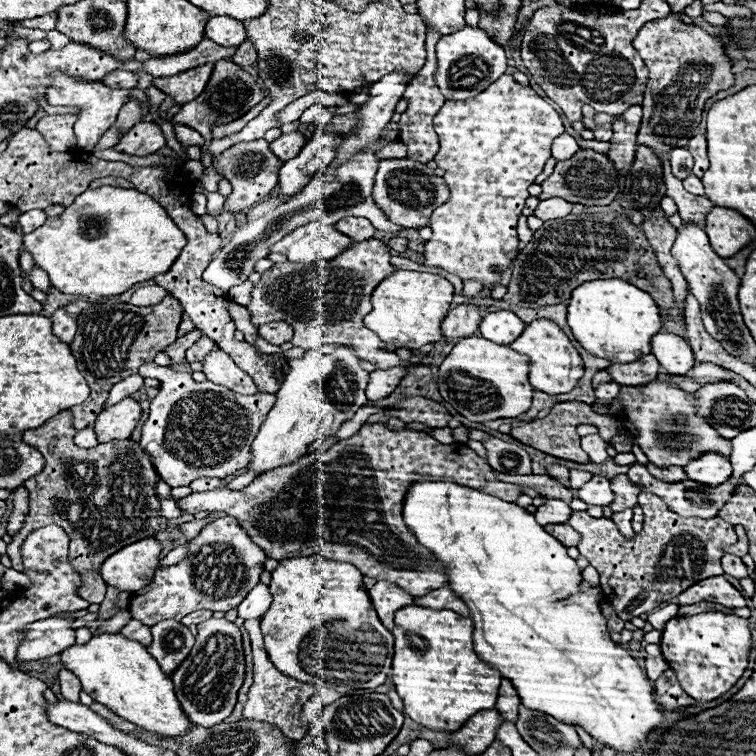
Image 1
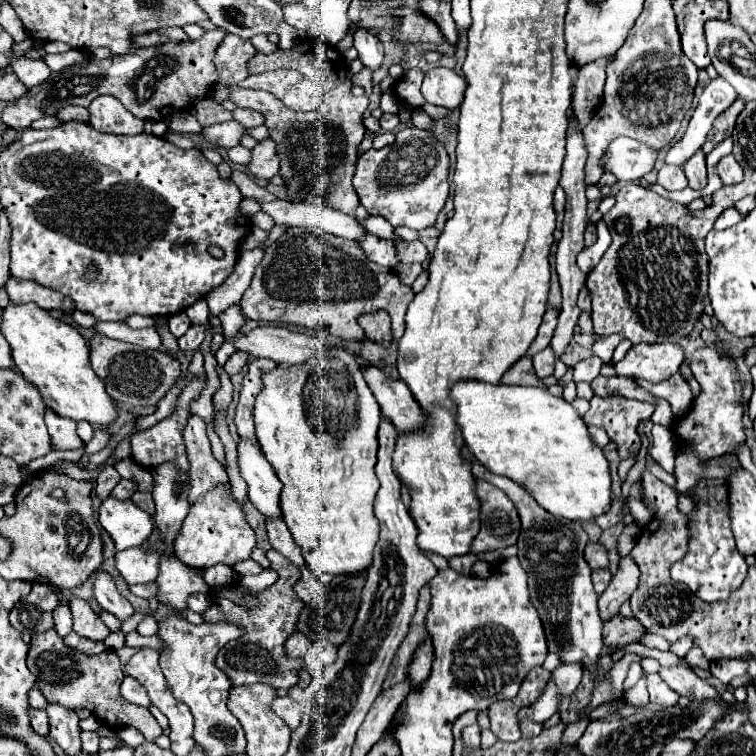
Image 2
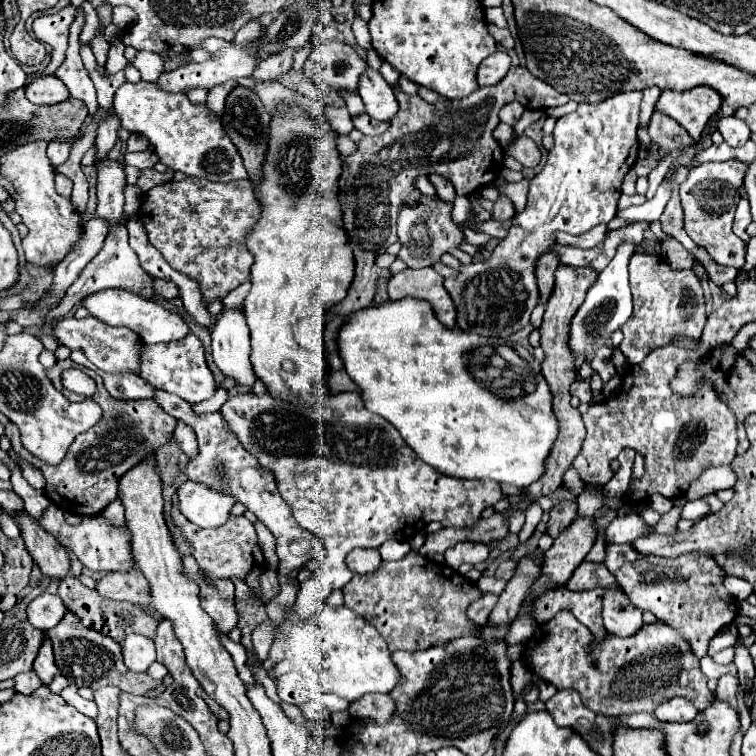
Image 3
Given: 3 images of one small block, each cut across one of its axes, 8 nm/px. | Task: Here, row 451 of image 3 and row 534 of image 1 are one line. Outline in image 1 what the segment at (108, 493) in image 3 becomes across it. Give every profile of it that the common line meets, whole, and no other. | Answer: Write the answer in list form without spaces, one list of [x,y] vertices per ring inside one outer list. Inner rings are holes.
[[[68,410],[56,414],[48,424],[24,432],[22,442],[40,450],[46,464],[38,476],[24,480],[24,486],[30,492],[30,512],[22,528],[12,536],[8,556],[12,560],[12,568],[22,572],[20,544],[24,536],[28,536],[32,528],[60,524],[70,536],[70,560],[82,574],[84,584],[78,594],[90,604],[100,604],[106,594],[106,584],[98,572],[100,564],[112,552],[168,530],[168,520],[160,514],[156,470],[150,456],[138,442],[126,438],[112,440],[96,448],[78,448],[74,444],[76,433],[72,412]]]

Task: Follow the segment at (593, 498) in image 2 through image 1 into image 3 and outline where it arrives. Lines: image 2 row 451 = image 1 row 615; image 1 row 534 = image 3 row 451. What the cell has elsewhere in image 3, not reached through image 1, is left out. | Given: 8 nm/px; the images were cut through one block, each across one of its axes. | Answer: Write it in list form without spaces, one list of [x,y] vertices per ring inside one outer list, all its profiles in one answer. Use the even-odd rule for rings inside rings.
[[[404,298],[404,300],[398,300],[398,302],[384,302],[380,306],[368,306],[360,312],[354,312],[350,316],[350,320],[340,328],[338,332],[338,350],[340,350],[340,356],[344,360],[344,366],[346,366],[346,372],[348,376],[360,386],[362,390],[362,398],[364,398],[364,404],[370,412],[386,418],[390,424],[396,426],[396,430],[402,434],[402,438],[406,440],[406,444],[418,454],[420,460],[424,460],[426,464],[434,466],[436,470],[448,474],[448,476],[456,476],[456,478],[466,478],[466,480],[480,480],[480,478],[488,478],[488,480],[494,480],[494,482],[502,482],[502,484],[512,484],[512,486],[518,486],[518,488],[528,488],[530,484],[534,484],[536,480],[540,480],[540,476],[544,474],[544,464],[548,460],[548,452],[552,450],[552,444],[558,436],[558,420],[554,416],[554,410],[552,410],[552,392],[548,388],[548,382],[544,380],[542,372],[540,372],[540,362],[536,358],[532,358],[532,354],[522,348],[520,344],[512,344],[512,348],[526,360],[526,366],[506,366],[504,370],[492,370],[492,366],[488,364],[482,364],[480,358],[478,358],[478,346],[498,346],[498,344],[508,344],[506,340],[496,340],[496,338],[482,338],[478,334],[470,334],[470,332],[462,332],[458,328],[450,330],[450,328],[444,328],[428,302],[424,300],[416,300],[416,298]]]

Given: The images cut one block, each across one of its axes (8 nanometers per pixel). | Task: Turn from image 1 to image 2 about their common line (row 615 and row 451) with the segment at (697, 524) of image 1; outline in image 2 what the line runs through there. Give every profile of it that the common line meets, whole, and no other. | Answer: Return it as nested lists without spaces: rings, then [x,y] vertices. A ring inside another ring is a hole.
[[[594,396],[590,400],[590,410],[584,414],[584,422],[590,426],[600,426],[606,430],[612,442],[618,444],[618,454],[624,460],[624,454],[638,460],[642,442],[636,432],[636,426],[642,418],[652,414],[652,404],[640,402],[624,396]]]

